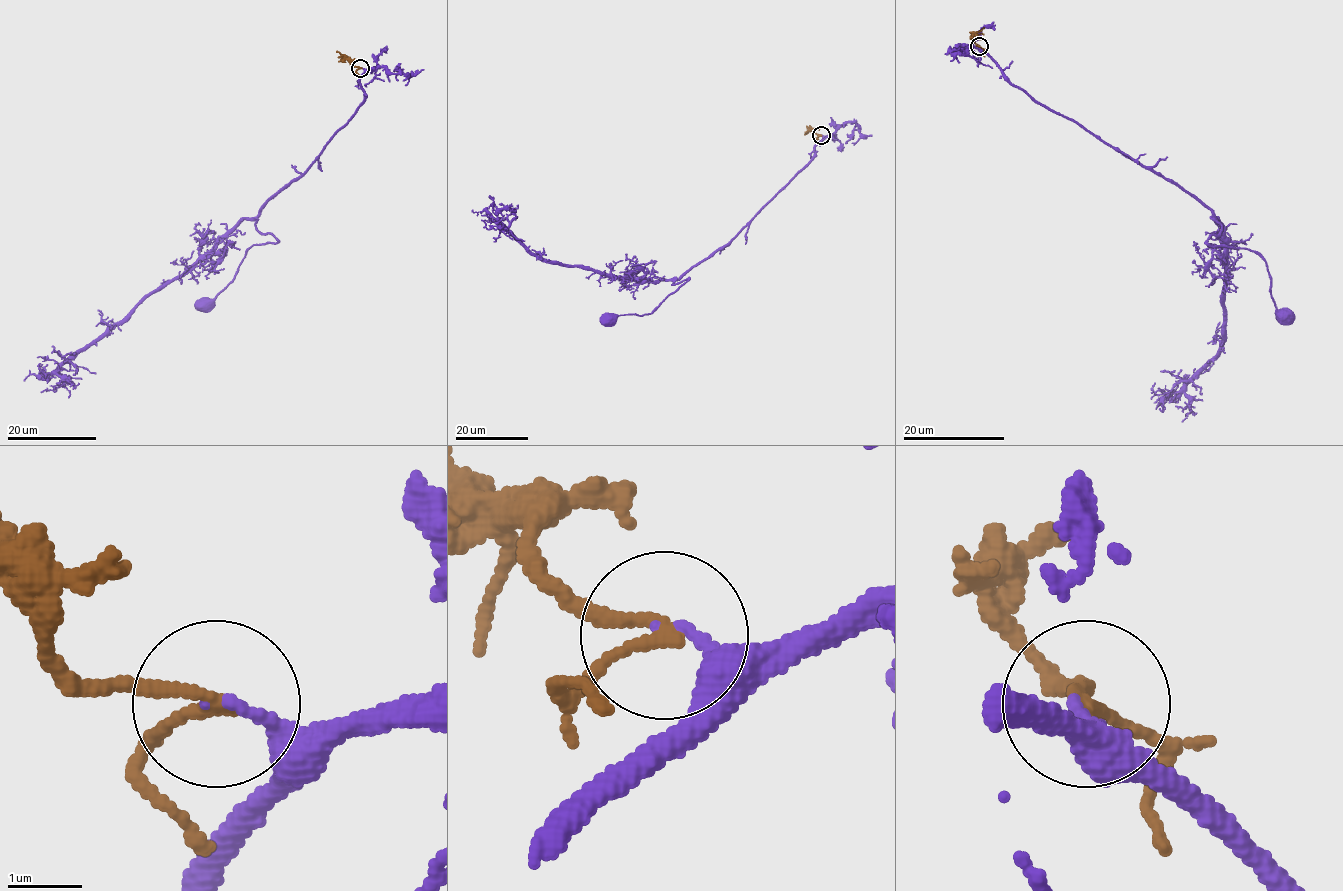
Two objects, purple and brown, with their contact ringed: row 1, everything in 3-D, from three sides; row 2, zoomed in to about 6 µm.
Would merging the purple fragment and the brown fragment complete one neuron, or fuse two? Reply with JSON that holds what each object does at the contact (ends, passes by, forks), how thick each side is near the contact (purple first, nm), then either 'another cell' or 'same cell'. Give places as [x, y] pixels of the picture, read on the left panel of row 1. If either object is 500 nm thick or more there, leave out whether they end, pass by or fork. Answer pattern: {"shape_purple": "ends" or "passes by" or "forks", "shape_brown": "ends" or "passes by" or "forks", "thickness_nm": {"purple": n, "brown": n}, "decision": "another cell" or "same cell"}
{"shape_purple": "ends", "shape_brown": "passes by", "thickness_nm": {"purple": 140, "brown": 170}, "decision": "same cell"}

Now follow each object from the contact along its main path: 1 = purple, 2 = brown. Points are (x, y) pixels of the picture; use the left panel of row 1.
1: (360, 67), (362, 103), (311, 165), (258, 213), (255, 227), (277, 241), (254, 245), (235, 278), (203, 304)
2: (360, 67), (354, 67), (336, 51)

